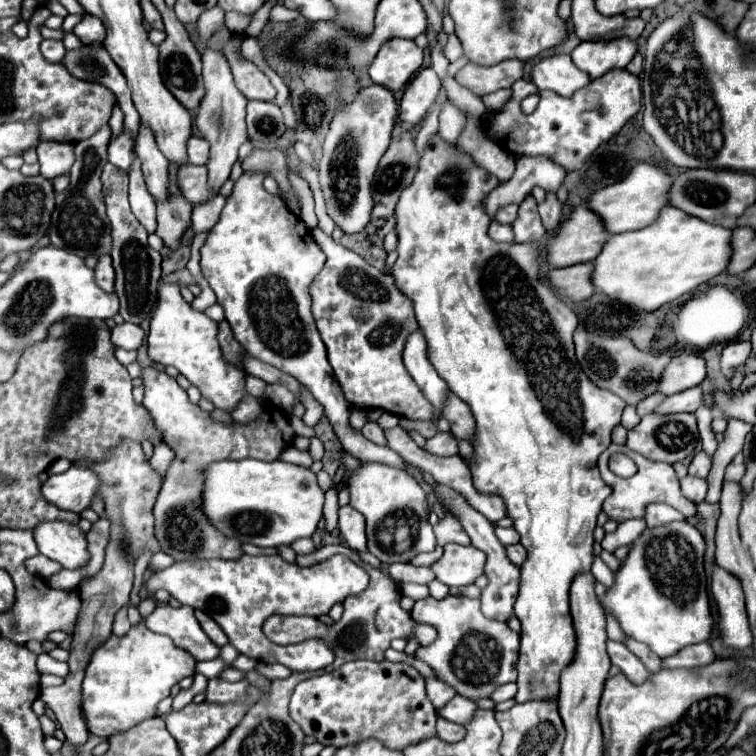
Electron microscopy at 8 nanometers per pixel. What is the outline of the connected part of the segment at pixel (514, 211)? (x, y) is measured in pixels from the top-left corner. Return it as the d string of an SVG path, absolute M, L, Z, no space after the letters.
M506 205L504 209L500 209L500 213L496 213L496 221L500 223L512 223L518 215L518 205Z

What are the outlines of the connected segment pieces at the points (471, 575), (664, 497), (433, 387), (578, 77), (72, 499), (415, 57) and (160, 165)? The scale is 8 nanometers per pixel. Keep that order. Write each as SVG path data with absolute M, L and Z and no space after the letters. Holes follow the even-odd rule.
M446 545L442 557L430 565L436 579L448 587L462 587L474 583L486 565L486 555L476 547Z
M612 443L598 459L598 469L600 469L600 475L604 479L606 485L612 487L612 495L604 501L604 511L608 513L610 519L616 519L618 523L620 521L626 521L626 519L634 519L634 517L644 517L644 509L646 505L650 503L668 503L672 507L676 507L684 517L692 517L696 513L696 505L692 505L692 501L688 501L682 493L680 493L680 483L678 483L678 477L672 469L670 463L656 463L656 461L650 461L646 457L642 457L640 453L634 453L630 451L626 445L616 445ZM614 451L620 451L620 453L626 453L638 467L636 475L634 477L628 477L628 479L622 479L618 475L614 475L610 469L608 469L608 459Z
M416 329L408 335L406 347L404 347L404 365L412 379L418 383L424 395L428 395L428 401L434 405L436 419L440 417L440 405L444 403L444 393L448 393L448 387L444 385L444 379L436 373L436 369L430 365L428 359L428 343L422 333L422 329Z
M548 55L534 65L532 83L540 91L552 89L562 97L572 97L578 89L590 83L590 77L576 69L570 55Z
M72 465L66 473L50 475L42 485L42 493L46 501L60 509L82 513L100 495L100 477L88 467Z
M390 39L378 51L370 65L370 77L376 85L400 91L422 67L424 51L410 39Z
M140 121L138 137L136 137L136 155L142 163L142 173L148 185L148 191L154 199L162 199L168 195L168 159L156 147L156 139L152 129Z

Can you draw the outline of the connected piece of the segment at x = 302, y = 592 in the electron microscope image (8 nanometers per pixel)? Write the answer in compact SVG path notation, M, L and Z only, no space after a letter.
M242 555L242 557L232 559L232 561L226 561L226 559L176 561L172 567L154 573L146 581L146 591L150 595L154 595L158 589L166 589L182 605L202 609L206 615L210 615L224 629L230 645L236 647L238 653L242 653L250 659L256 659L256 661L264 661L264 663L282 663L290 671L320 671L320 669L326 669L328 665L332 665L334 653L332 653L332 649L328 649L318 639L310 639L310 641L302 641L298 645L286 645L286 647L276 645L276 643L268 641L268 637L264 635L262 623L270 615L308 615L308 617L326 615L332 605L342 603L348 595L356 595L356 593L364 591L366 587L368 587L368 573L344 555L334 555L334 557L330 557L330 559L326 559L318 565L312 565L312 567L300 567L296 563L288 563L280 555L270 555L270 557Z

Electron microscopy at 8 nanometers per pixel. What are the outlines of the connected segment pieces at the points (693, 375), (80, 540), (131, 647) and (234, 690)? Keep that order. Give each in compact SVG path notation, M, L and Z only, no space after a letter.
M682 353L674 357L664 369L664 381L660 383L660 393L672 395L684 389L696 387L706 377L706 361L694 353Z
M46 521L34 527L34 537L40 553L64 569L82 569L90 559L86 533L78 525Z
M144 623L134 625L124 637L112 635L94 651L82 683L82 709L88 731L98 737L110 737L154 717L156 705L170 695L172 685L194 675L194 665L196 661L176 649L170 637L152 633Z
M210 679L208 687L206 687L206 701L208 703L230 703L230 701L238 701L244 699L246 695L246 681L238 681L238 683L228 683L222 679Z

